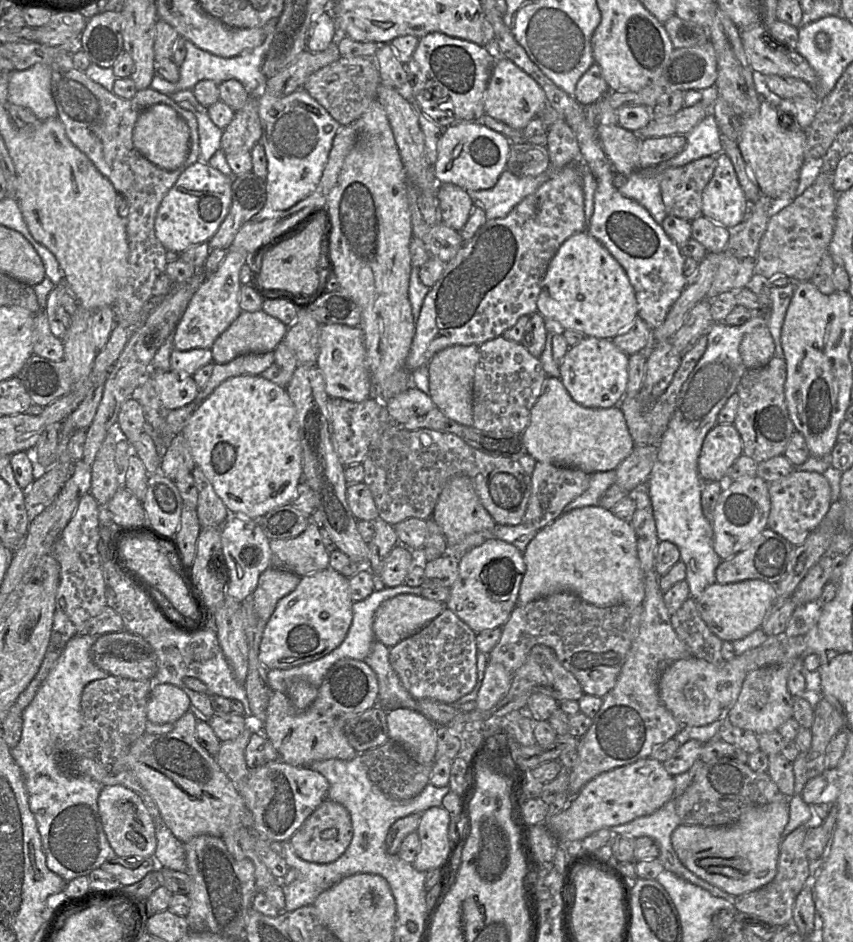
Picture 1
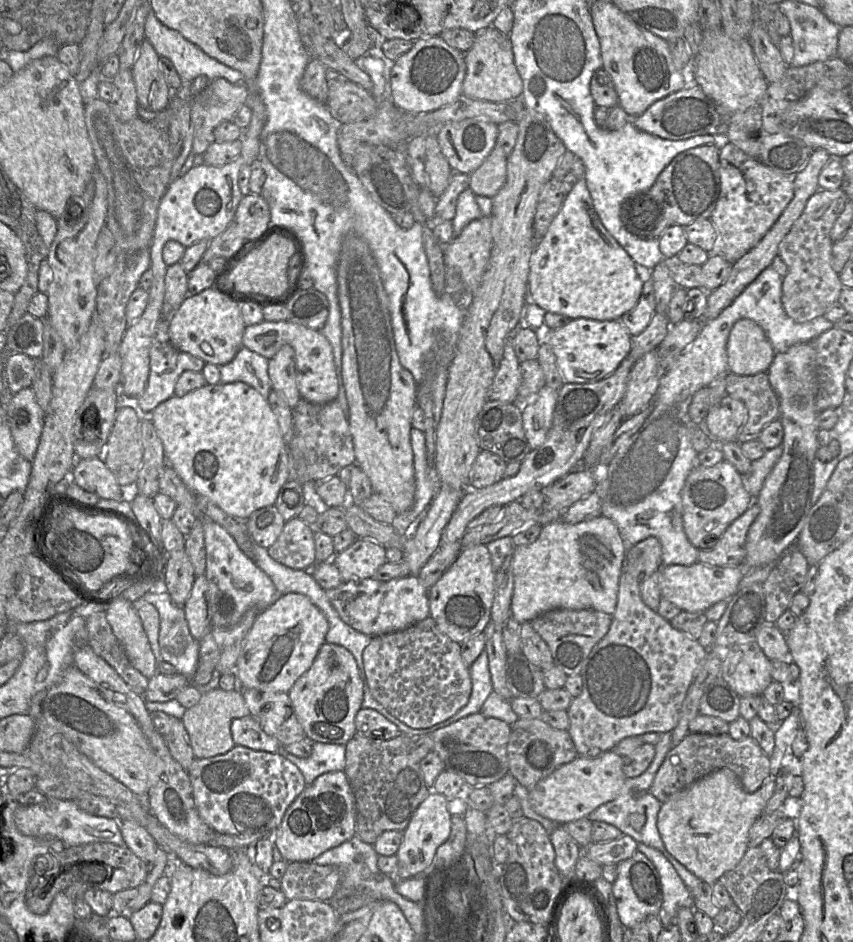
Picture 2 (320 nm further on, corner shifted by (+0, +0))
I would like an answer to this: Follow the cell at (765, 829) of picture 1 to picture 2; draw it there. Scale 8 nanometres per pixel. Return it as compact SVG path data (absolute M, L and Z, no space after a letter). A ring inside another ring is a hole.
M721 768L673 794L661 804L657 819L658 831L667 851L697 878L713 885L723 874L735 868L748 850L750 828L763 814L768 800L774 793L774 778L769 776L757 791L747 793L732 770Z

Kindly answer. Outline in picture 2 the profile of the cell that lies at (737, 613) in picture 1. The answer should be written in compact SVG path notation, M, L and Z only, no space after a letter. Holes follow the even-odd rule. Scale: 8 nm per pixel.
M700 561L691 566L669 565L660 568L661 597L682 612L705 612L715 603L730 599L739 589L745 571L741 566L713 566Z

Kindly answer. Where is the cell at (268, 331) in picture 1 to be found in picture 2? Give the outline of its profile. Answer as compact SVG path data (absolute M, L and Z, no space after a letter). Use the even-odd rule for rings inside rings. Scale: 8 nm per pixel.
M289 319L278 322L263 320L244 329L242 345L268 359L271 359L285 344L292 346L295 352L296 383L301 398L312 403L336 400L339 385L333 350L320 330L310 329Z

